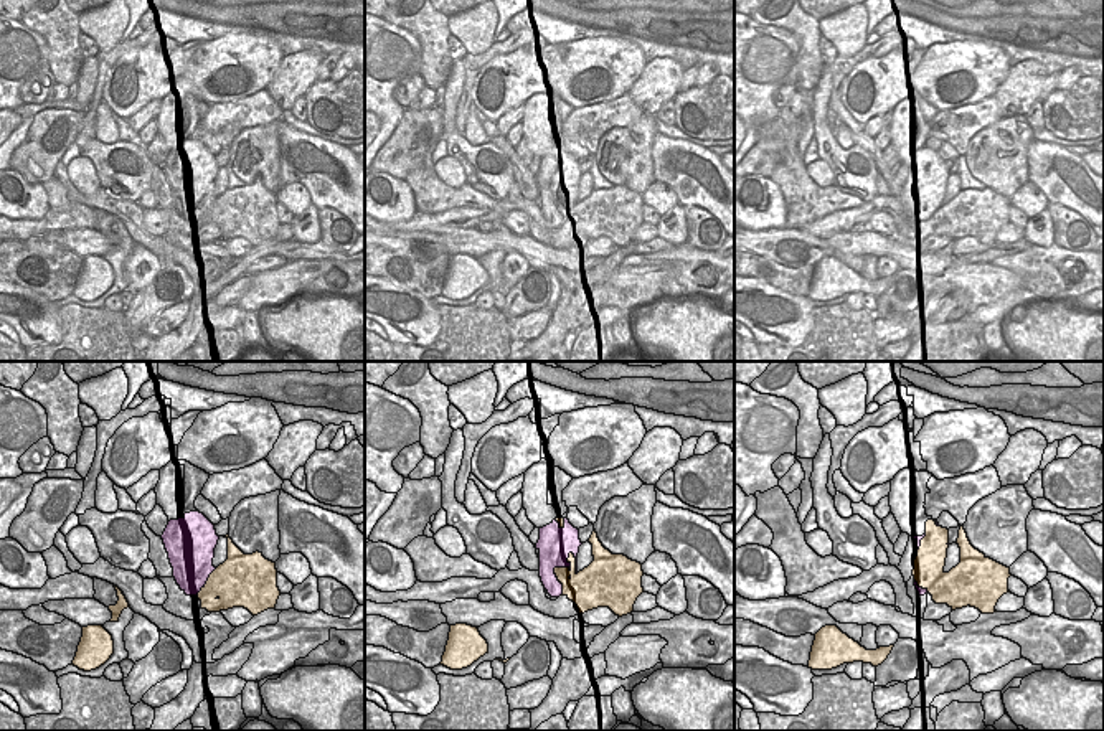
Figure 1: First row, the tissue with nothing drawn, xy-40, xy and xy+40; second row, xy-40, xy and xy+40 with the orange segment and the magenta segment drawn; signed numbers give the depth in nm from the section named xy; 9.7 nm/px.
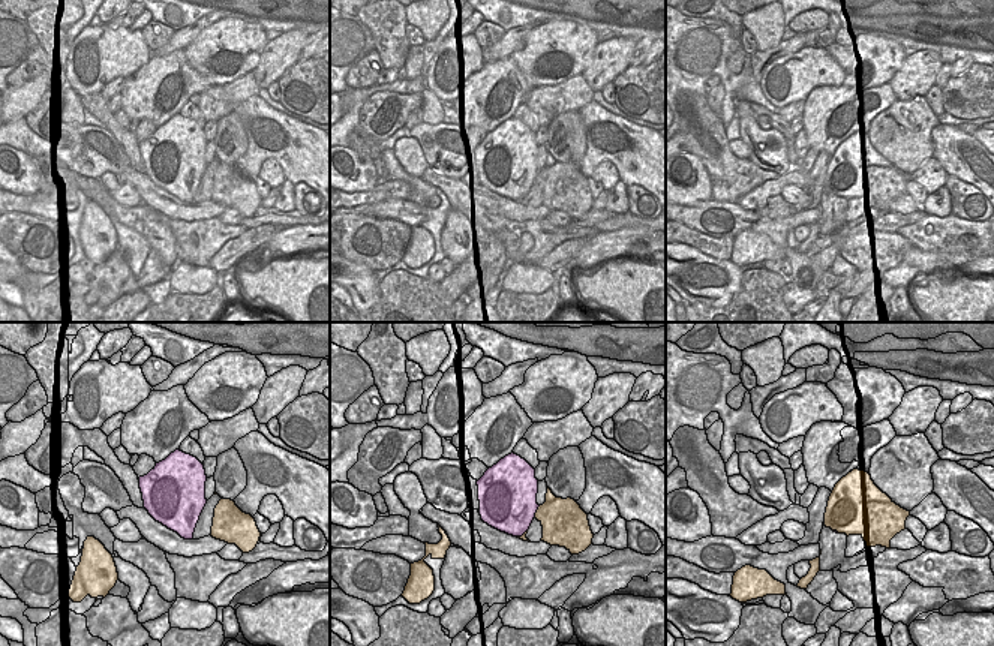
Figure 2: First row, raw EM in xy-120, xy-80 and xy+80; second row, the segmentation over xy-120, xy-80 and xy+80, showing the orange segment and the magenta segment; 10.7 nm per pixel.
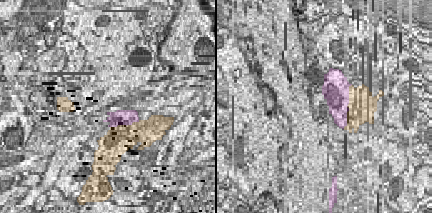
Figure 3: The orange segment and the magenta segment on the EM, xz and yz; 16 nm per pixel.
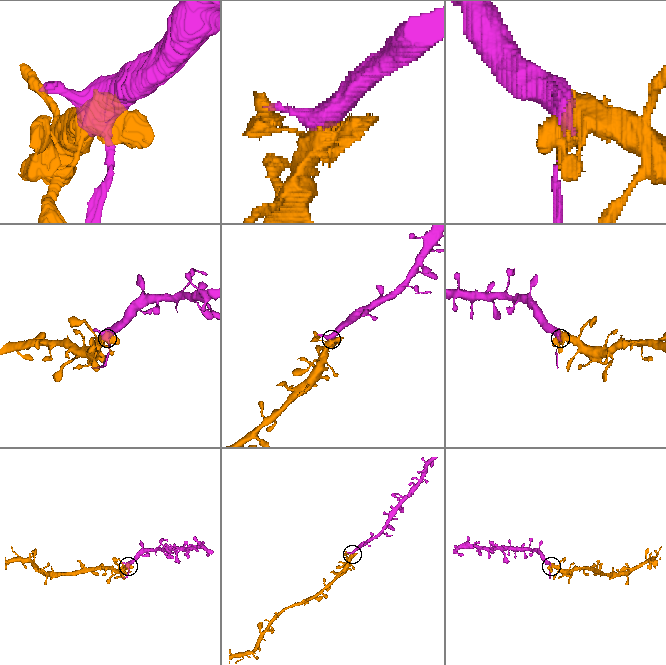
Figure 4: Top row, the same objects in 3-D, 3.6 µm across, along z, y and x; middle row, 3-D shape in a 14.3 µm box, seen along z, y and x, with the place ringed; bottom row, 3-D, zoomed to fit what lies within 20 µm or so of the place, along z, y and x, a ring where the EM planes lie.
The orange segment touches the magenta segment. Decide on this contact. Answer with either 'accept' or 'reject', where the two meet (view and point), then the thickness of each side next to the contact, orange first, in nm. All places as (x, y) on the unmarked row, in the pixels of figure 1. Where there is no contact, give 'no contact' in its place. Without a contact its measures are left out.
accept; contact xy (556, 198); calibres 200 and 340 nm

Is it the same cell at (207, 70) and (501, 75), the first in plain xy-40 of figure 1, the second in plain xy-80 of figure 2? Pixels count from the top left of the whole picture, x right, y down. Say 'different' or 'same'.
different

